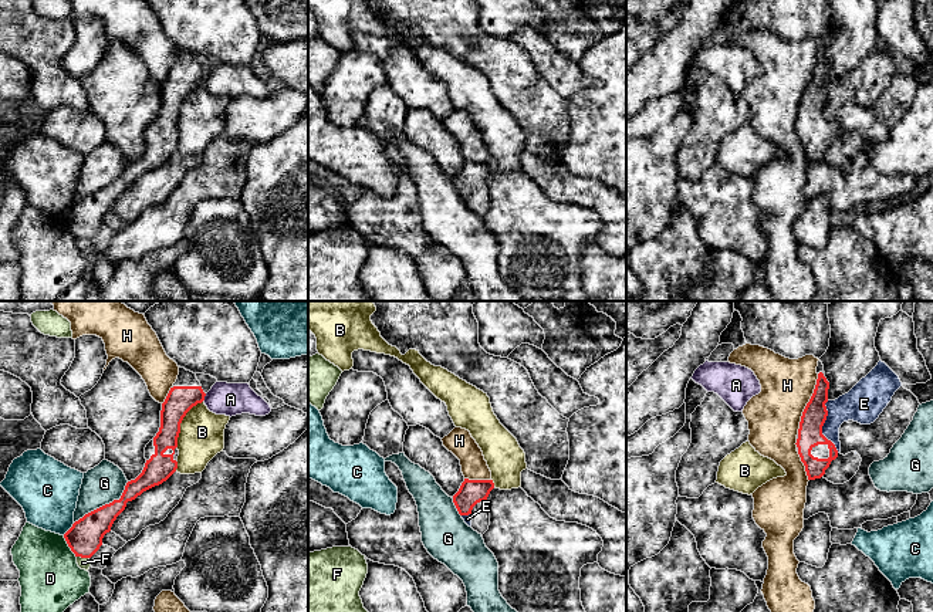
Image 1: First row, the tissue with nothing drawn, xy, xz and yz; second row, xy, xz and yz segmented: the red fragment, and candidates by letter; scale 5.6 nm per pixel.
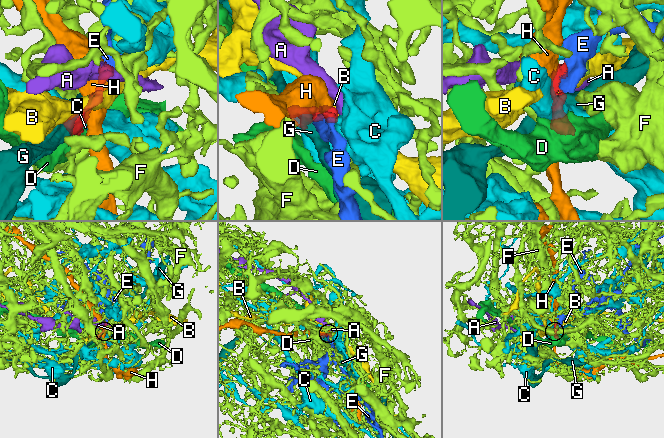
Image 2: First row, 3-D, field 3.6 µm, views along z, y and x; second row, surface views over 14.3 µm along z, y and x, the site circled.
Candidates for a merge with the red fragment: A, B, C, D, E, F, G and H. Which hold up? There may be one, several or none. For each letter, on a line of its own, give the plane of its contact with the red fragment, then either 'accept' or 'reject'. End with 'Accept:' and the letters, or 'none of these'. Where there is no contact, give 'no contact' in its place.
A: contact in xy; reject
B: contact in xy; reject
C: contact in xy; reject
D: contact in xy; reject
E: contact in yz; accept
F: contact in xy; reject
G: contact in xy; reject
H: contact in yz; reject
Accept: E

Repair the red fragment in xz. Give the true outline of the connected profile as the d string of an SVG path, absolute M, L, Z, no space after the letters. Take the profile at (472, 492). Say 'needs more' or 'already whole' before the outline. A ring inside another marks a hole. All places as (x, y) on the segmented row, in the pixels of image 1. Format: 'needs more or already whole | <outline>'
needs more | M464 479L459 491L453 496L453 503L464 523L481 535L490 525L487 497L493 488L493 480Z

